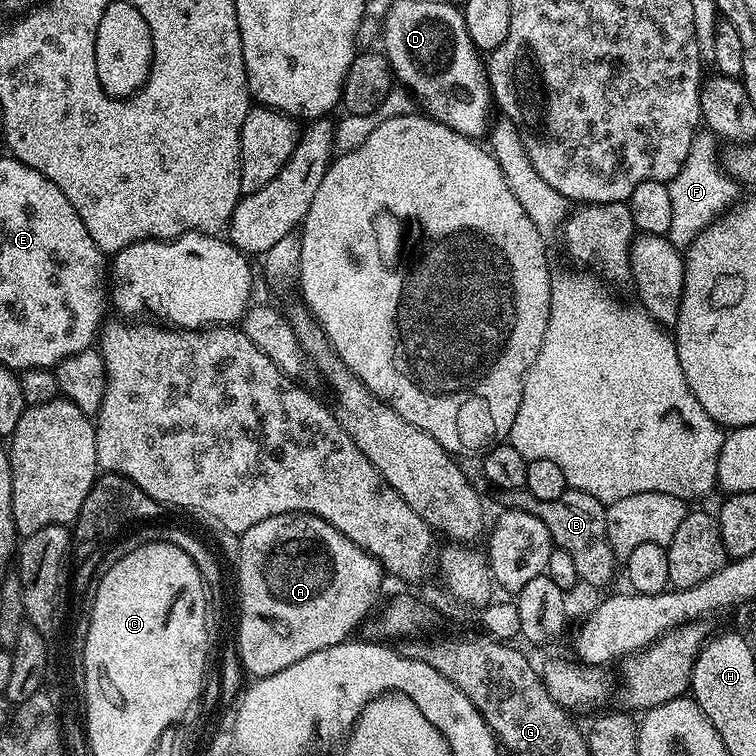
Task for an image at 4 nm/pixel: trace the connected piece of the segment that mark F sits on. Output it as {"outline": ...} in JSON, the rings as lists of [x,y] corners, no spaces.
{"outline":[[[698,130],[691,140],[690,151],[682,170],[667,183],[672,210],[667,238],[676,247],[687,247],[690,241],[737,199],[737,181],[722,171],[716,144],[718,140],[712,132]]]}

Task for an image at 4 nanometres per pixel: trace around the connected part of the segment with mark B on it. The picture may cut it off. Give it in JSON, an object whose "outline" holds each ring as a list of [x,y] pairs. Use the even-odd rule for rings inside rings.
{"outline":[[[525,487],[503,490],[499,496],[505,509],[517,508],[526,514],[534,514],[534,518],[542,518],[546,530],[550,530],[553,545],[570,554],[585,585],[604,584],[611,578],[614,555],[607,536],[606,505],[598,498],[585,492],[569,490],[554,502],[542,502],[534,498],[534,494],[530,494]]]}

